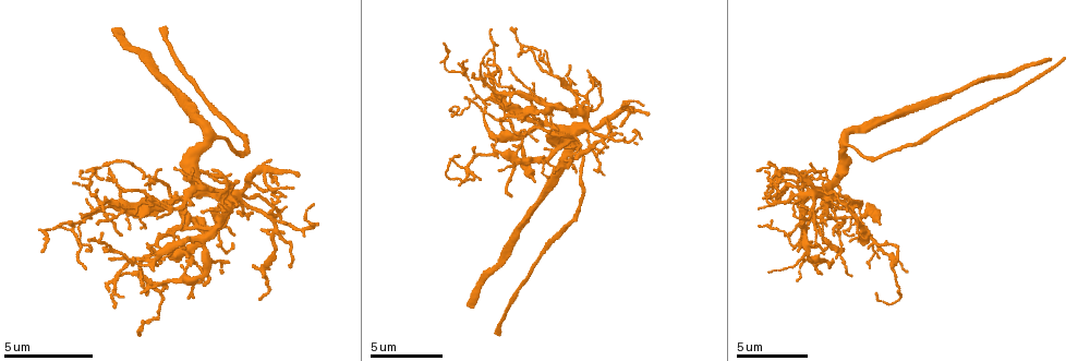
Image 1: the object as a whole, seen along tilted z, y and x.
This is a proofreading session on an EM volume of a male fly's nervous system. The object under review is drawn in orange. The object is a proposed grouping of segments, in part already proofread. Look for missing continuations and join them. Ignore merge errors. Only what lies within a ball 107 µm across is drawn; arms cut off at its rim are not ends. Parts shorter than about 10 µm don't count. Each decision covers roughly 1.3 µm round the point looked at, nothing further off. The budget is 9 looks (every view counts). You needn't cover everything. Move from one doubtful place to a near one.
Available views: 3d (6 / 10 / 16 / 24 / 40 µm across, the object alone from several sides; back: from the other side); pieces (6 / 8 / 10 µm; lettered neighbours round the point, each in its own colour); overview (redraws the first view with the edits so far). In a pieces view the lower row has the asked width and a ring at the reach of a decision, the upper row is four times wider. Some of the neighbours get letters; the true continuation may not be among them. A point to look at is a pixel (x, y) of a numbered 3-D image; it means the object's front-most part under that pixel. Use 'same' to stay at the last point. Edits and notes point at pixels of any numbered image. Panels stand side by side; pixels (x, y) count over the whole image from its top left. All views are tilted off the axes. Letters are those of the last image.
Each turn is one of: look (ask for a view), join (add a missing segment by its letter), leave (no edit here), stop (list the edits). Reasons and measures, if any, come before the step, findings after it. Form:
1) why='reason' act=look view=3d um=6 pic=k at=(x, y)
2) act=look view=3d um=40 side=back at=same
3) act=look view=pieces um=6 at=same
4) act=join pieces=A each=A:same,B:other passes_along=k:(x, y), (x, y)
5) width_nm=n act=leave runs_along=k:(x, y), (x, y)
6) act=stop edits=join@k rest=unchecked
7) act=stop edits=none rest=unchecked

why='branch stops here' act=look view=3d um=6 pic=1 at=(894, 262)

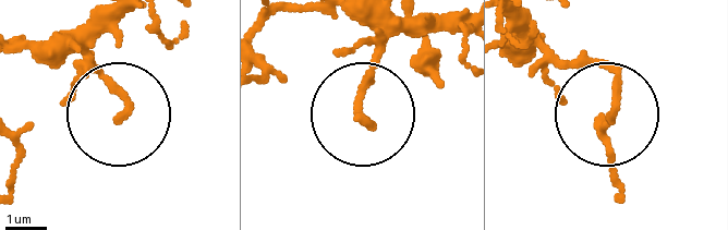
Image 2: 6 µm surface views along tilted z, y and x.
why='see the neighbours' act=look view=pieces um=8 pic=2 at=(609, 116)

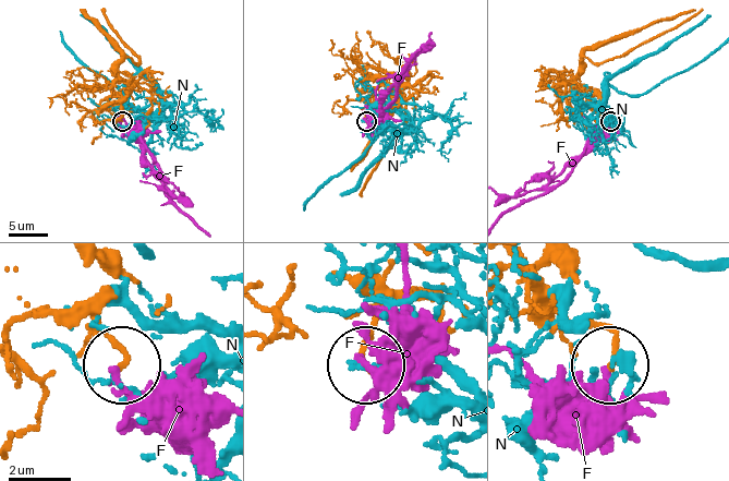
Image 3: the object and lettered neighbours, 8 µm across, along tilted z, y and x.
act=leave each=F:other,N:other found='no lettered segment goes on from it'

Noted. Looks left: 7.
why='an open end' act=look view=3d um=10 pic=1 at=(491, 117)

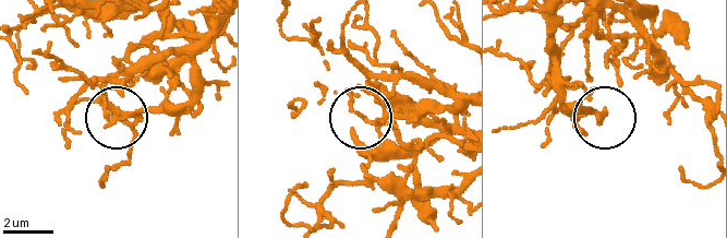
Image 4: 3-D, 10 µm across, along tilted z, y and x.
why='see the neighbours' act=look view=pieces um=6 pic=4 at=(356, 115)

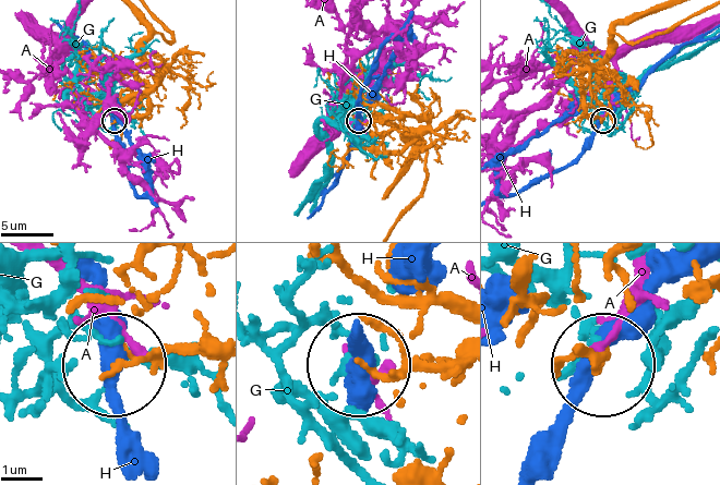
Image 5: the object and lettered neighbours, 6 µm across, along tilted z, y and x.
act=leave each=A:other,G:other,H:other found='no lettered segment goes on from it'

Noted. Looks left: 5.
why='branch stops here' act=look view=3d um=6 pic=1 at=(847, 211)

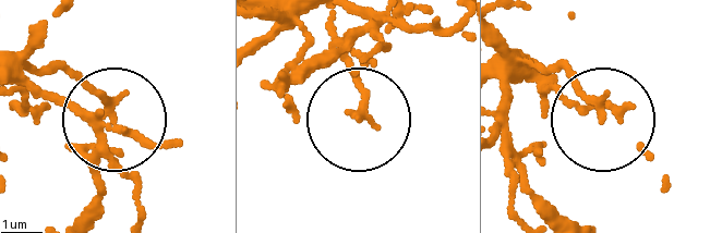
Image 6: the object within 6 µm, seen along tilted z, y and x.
act=look view=pieces um=8 pic=6 at=(353, 115)

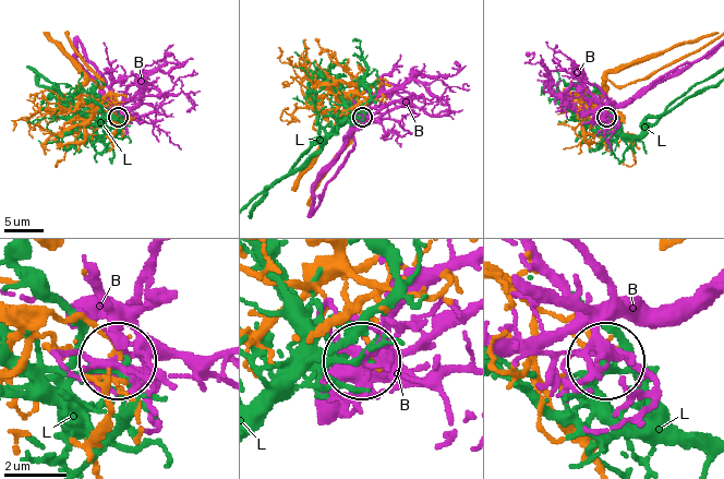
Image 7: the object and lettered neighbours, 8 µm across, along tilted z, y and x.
act=leave each=B:other,L:other runs_along=7:(341, 289), (362, 360) found='none of them fits'

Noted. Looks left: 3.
why='tapers out' act=look view=3d um=6 pic=1 at=(778, 176)

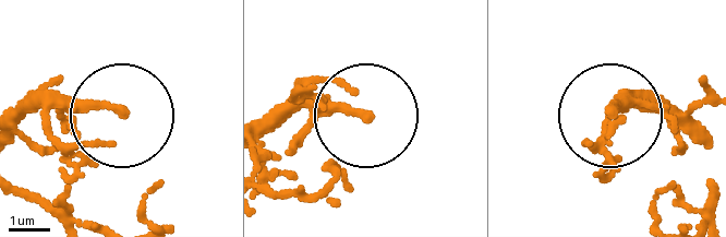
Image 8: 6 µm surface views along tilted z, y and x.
act=look view=pieces um=8 pic=8 at=(611, 111)

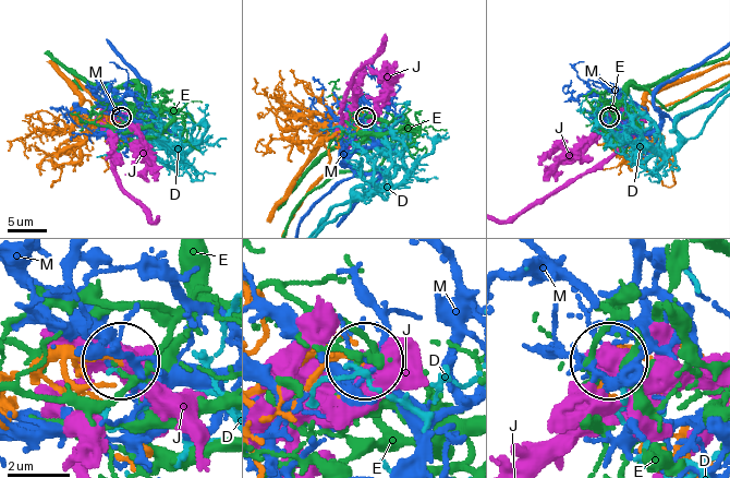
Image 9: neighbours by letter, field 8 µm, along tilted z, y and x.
act=leave each=D:other,E:other,J:other,M:other found='no lettered segment goes on from it'

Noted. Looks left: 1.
act=stop edits=none rest=unchecked

